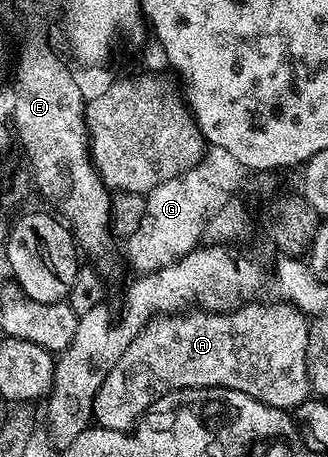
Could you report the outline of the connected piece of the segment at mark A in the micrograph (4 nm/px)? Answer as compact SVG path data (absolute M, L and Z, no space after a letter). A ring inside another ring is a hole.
M244 303L229 313L184 311L154 317L125 347L125 355L117 359L117 367L105 375L105 383L93 399L93 421L100 429L128 432L157 399L178 389L232 389L241 391L269 407L298 410L312 396L307 374L308 318L290 303L255 305Z

